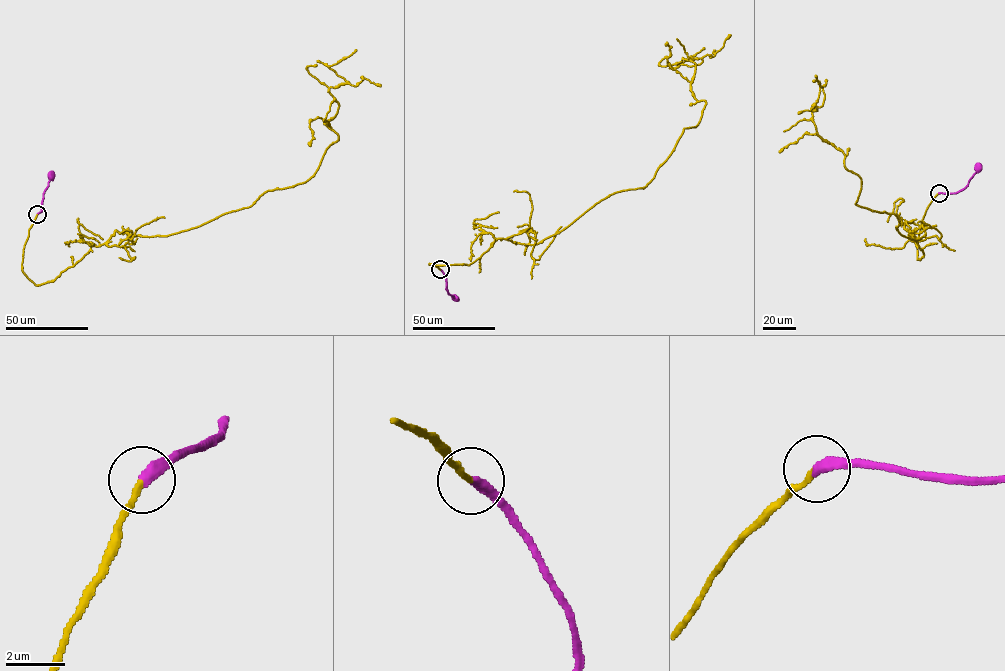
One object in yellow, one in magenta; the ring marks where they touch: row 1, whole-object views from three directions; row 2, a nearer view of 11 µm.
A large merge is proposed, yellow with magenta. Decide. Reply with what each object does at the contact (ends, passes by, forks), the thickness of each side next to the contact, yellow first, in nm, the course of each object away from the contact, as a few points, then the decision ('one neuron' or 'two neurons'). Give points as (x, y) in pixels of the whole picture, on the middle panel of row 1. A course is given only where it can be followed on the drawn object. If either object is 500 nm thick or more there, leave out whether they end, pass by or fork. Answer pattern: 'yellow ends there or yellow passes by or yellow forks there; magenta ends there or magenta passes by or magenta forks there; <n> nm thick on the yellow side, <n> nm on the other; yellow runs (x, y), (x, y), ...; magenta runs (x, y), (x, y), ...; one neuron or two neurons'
yellow ends there; magenta ends there; 180 nm thick on the yellow side, 360 nm on the other; yellow runs (440, 269), (646, 186), (701, 117), (682, 58), (702, 58), (681, 63), (704, 47); magenta runs (440, 269), (446, 277), (446, 290), (455, 299); one neuron

